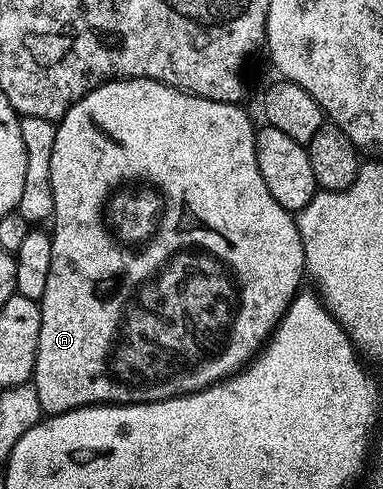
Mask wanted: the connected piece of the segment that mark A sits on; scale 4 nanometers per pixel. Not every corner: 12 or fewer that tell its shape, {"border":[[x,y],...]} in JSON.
{"border":[[240,104],[56,124],[41,413],[241,371],[306,280]]}

